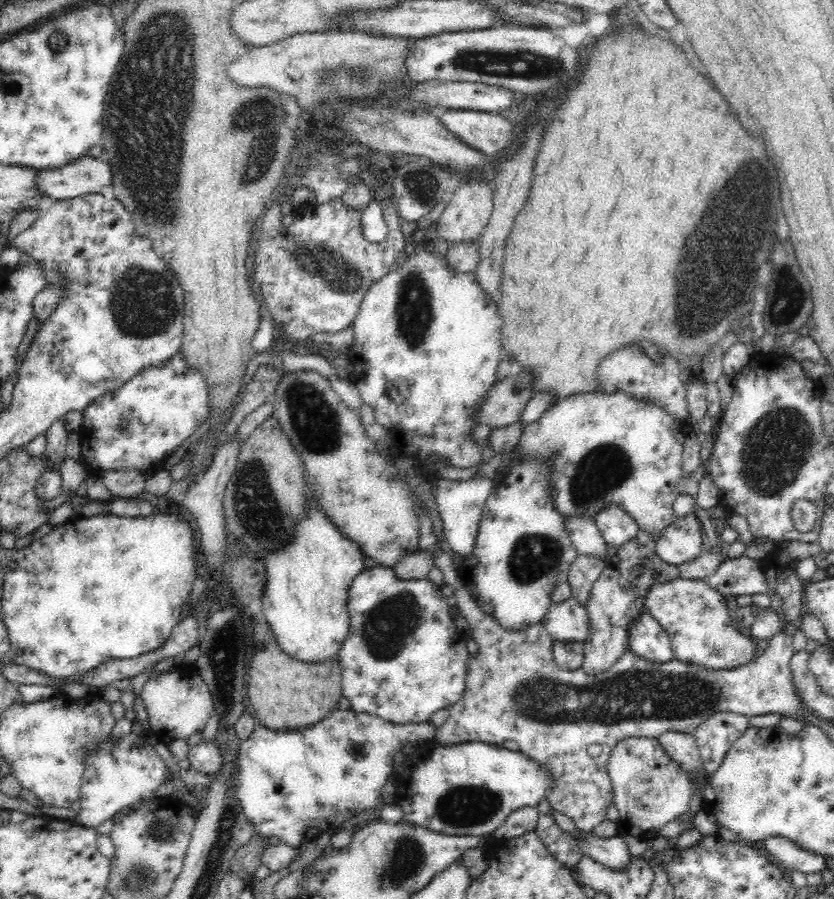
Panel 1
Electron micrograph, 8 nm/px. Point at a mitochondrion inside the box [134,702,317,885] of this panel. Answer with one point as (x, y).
(159, 833)

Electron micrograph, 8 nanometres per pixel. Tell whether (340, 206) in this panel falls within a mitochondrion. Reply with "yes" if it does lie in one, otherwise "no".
no

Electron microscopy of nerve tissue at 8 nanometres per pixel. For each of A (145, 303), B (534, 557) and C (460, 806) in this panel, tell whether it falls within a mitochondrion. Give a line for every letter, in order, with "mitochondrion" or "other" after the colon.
A: mitochondrion
B: mitochondrion
C: mitochondrion

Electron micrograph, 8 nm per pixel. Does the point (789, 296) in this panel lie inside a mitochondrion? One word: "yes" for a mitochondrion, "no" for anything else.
yes

